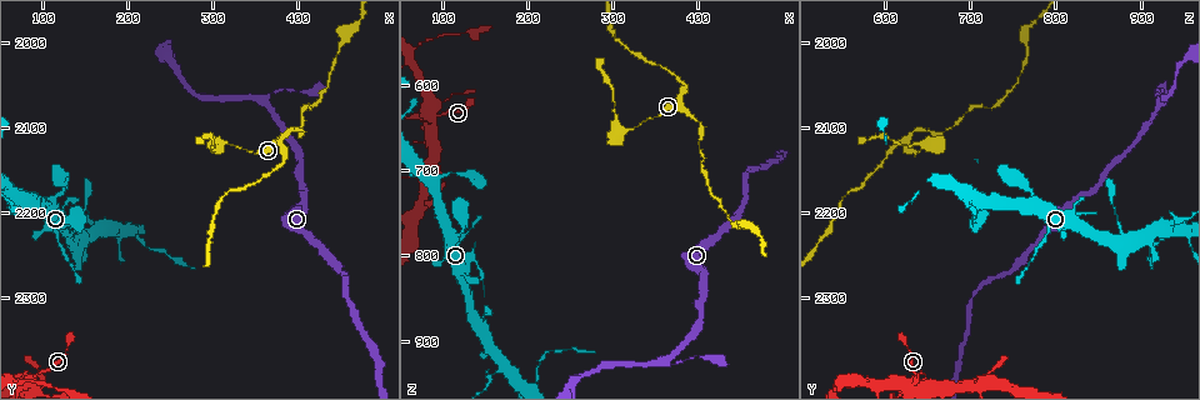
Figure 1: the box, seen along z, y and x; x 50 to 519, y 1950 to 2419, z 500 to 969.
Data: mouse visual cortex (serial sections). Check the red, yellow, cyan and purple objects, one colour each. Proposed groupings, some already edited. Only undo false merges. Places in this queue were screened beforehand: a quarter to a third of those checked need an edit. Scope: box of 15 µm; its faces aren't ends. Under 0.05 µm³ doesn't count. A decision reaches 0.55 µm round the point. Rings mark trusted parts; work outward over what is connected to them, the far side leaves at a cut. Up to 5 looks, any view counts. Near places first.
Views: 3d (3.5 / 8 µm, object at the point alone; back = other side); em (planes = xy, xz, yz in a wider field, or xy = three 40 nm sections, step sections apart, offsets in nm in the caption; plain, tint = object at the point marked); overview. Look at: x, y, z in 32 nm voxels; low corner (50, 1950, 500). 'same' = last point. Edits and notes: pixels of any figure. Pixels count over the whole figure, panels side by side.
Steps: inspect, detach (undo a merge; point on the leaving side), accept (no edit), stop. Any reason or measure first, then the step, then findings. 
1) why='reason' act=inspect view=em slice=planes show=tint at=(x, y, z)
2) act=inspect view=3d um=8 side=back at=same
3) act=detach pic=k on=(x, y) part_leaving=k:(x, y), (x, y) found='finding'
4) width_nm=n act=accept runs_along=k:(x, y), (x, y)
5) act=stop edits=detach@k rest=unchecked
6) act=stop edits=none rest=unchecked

why='four or more arms meet' act=inspect view=3d um=3.5 at=(85, 2400, 635)

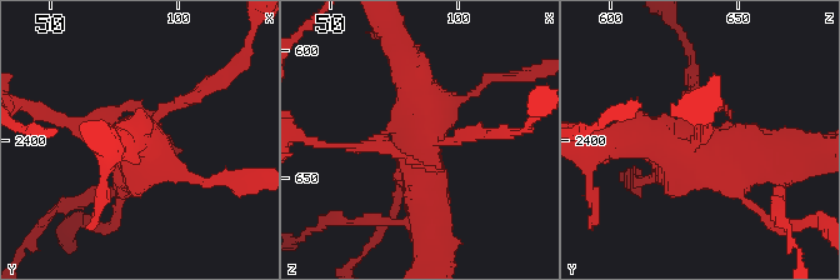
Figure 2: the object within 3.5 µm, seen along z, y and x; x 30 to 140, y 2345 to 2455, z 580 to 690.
act=inspect view=em slice=xy step=2 show=tint at=same

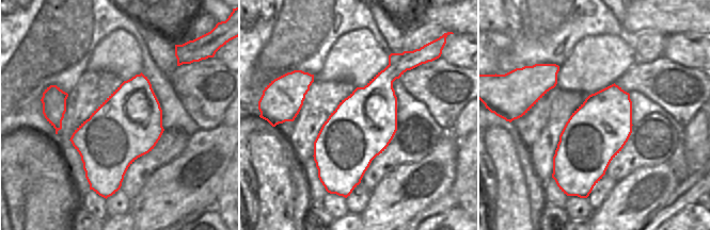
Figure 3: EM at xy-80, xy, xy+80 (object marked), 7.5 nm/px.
width_nm=480 act=accept runs_along=2:(695, 88), (704, 145), (778, 153) found='continuous, no second cell'

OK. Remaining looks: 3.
why='three arms meet' act=inspect view=3d um=3.5 side=back at=(360, 2070, 925)

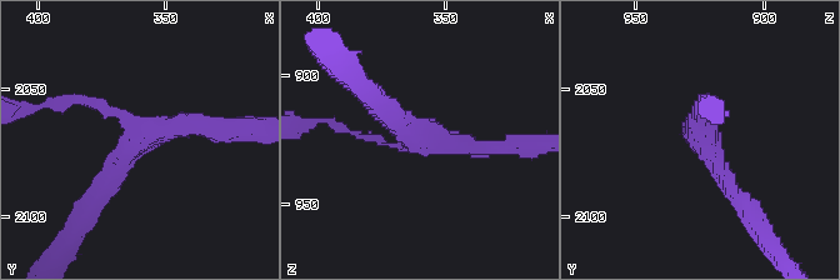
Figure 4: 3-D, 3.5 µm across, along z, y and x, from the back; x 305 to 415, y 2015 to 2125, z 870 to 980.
arms=3 arm_widths_nm=150,200,250 act=accept runs_along=4:(90, 199), (144, 134), (216, 126) found='one cell here'

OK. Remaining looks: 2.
act=stop edits=none rest=unchecked

